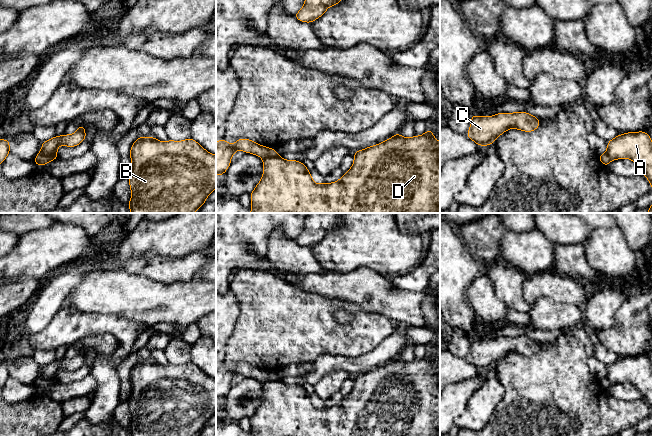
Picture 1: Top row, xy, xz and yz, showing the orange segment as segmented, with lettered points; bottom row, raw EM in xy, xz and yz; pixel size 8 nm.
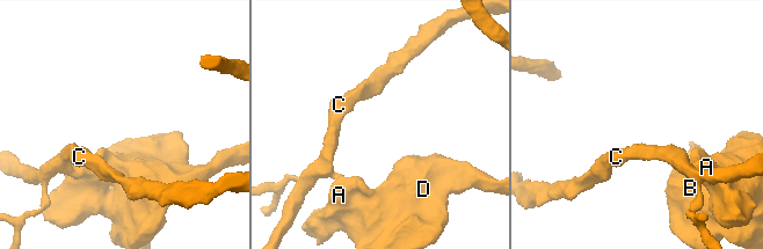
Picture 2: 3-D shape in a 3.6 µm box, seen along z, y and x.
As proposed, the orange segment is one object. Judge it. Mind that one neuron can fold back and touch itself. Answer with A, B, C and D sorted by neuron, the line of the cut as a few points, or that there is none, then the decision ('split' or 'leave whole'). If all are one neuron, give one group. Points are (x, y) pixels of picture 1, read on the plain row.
groups A B D / C; cut xz (276, 377), (263, 383); split

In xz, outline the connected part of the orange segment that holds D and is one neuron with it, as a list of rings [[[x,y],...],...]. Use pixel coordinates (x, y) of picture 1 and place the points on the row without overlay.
[[[431,352],[423,359],[414,359],[411,362],[404,362],[400,356],[380,368],[354,376],[352,391],[343,400],[333,407],[316,408],[311,401],[308,392],[300,385],[285,384],[278,378],[263,383],[263,400],[252,417],[250,437],[440,437],[440,379],[438,373],[440,366],[434,361]]]

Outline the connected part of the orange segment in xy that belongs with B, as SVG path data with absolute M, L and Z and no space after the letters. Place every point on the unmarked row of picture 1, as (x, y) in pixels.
M140 360L131 370L130 382L130 437L194 437L216 412L216 379L205 374L192 361L182 365L169 363L161 366L153 360Z

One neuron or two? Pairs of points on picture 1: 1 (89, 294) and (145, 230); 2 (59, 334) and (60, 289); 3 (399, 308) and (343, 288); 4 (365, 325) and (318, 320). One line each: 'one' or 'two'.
1: two
2: two
3: one
4: one

